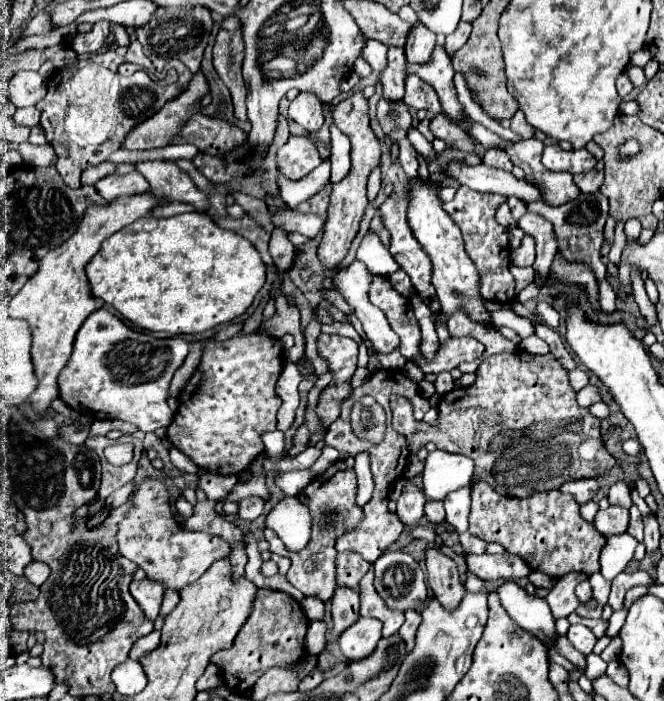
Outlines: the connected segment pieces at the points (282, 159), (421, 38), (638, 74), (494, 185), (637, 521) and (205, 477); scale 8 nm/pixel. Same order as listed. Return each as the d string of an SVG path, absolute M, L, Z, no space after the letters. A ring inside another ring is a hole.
M292 135L278 153L278 165L288 179L302 179L320 163L320 153L316 151L316 147L310 149L310 141L304 135Z
M416 23L412 25L408 39L406 39L406 57L410 63L426 63L432 55L432 49L436 45L436 33L430 29L424 29L424 25Z
M628 66L626 68L626 72L635 88L642 88L646 84L647 79L645 77L643 68Z
M450 163L446 167L450 175L454 175L462 185L468 185L474 191L488 191L488 193L500 193L504 197L518 197L526 205L534 201L544 201L540 189L536 189L526 179L516 179L508 171L492 169L486 165L464 165L464 163Z
M636 505L630 507L630 525L628 525L628 533L632 537L636 537L638 541L642 541L642 515L638 511Z
M202 473L198 477L198 489L202 489L206 493L208 499L216 501L216 497L224 497L226 493L232 491L236 477L232 475L214 475L214 473Z

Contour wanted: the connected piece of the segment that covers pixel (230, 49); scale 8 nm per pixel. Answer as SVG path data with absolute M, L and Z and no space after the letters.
M230 15L222 21L222 27L214 45L214 69L224 81L224 85L232 93L234 115L240 121L246 121L246 85L242 79L242 59L244 59L244 43L240 33L238 17Z

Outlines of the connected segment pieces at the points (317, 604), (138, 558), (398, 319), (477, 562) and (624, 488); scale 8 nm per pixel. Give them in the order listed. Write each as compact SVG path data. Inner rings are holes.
M304 597L304 599L300 601L300 605L302 605L304 615L306 615L310 621L314 621L314 619L322 619L322 615L324 615L324 603L322 603L320 599Z
M146 477L138 489L132 493L132 509L128 511L126 519L120 523L118 529L118 545L120 553L130 561L136 561L152 581L160 581L166 589L182 589L196 579L218 559L226 557L230 547L220 537L208 533L192 533L184 531L178 521L172 519L170 505L168 505L168 491L166 487L152 477Z
M376 277L372 281L370 301L372 305L378 305L386 313L390 327L402 341L402 351L418 351L420 327L414 317L414 309L410 301L404 295L400 295L384 277Z
M466 553L466 565L482 581L508 581L514 577L526 577L530 573L530 567L520 557L510 553L502 555Z
M624 481L614 483L614 485L610 487L610 491L608 491L608 501L610 501L610 505L622 505L622 507L628 509L628 507L632 505L628 485L626 485Z

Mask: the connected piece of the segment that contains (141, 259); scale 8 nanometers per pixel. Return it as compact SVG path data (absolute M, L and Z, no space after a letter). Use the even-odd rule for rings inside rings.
M192 211L166 219L144 217L126 225L102 243L100 251L86 265L86 275L94 295L112 305L136 327L164 331L170 335L196 335L220 323L230 323L234 317L242 315L264 285L266 265L250 241L236 235L234 231L220 229L210 219L210 215Z

